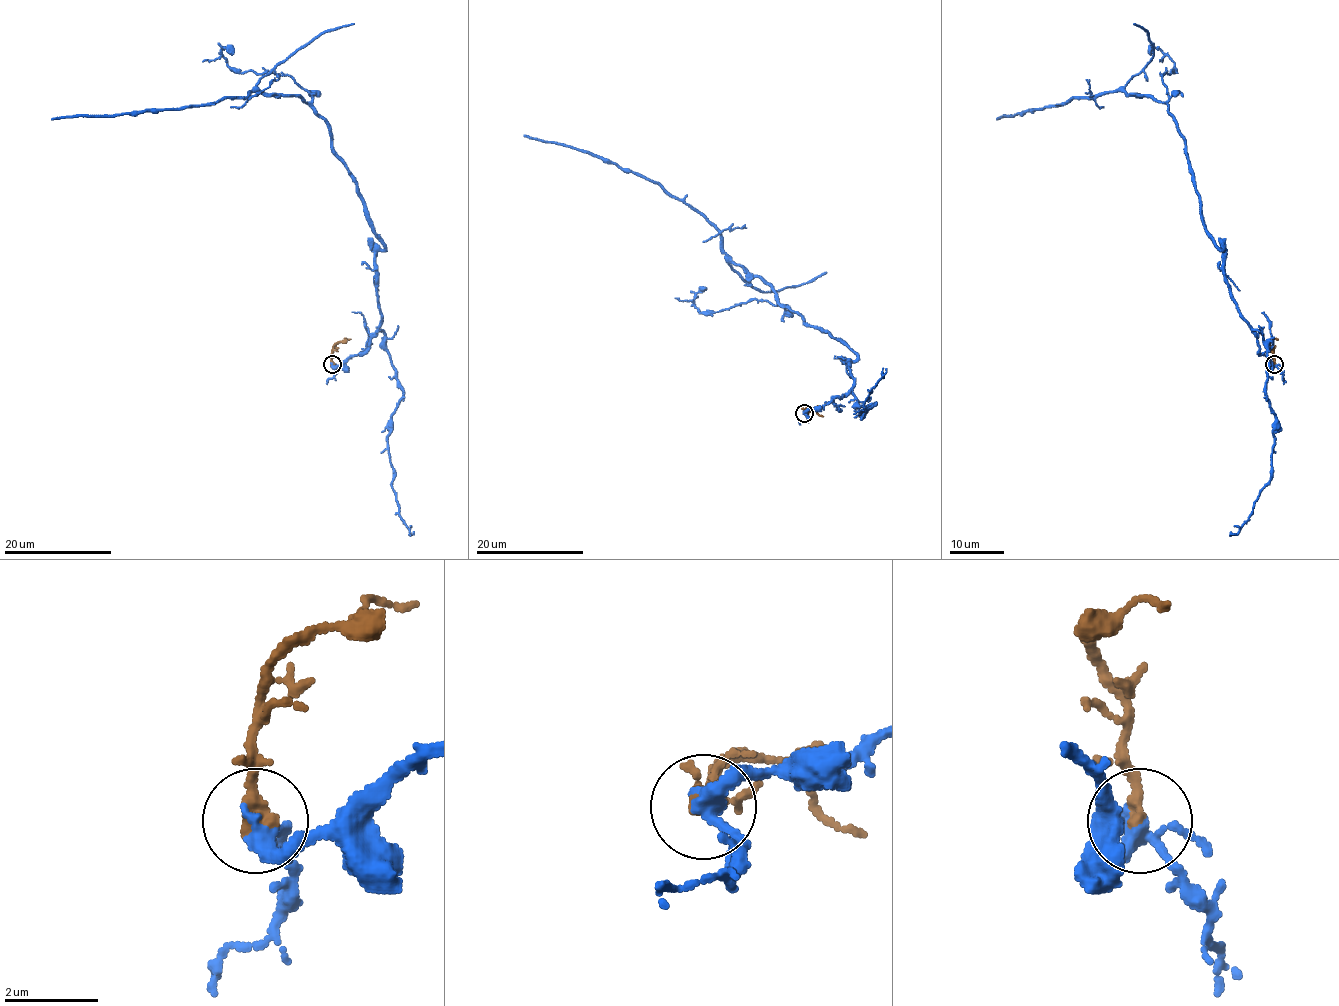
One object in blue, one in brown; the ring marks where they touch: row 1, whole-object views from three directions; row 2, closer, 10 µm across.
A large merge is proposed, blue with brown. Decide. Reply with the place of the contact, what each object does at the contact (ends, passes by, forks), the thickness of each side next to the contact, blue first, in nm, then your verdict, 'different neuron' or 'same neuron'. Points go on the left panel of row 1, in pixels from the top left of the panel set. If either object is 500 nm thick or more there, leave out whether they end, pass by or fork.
at (332, 364); blue forks there; brown ends there; 240 nm thick on the blue side, 360 nm on the other; same neuron

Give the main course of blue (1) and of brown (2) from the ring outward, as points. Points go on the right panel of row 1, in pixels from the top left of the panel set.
1: (1275, 365), (1260, 354), (1229, 288), (1166, 103), (1110, 91), (996, 118)
2: (1275, 363), (1269, 342), (1277, 339)

